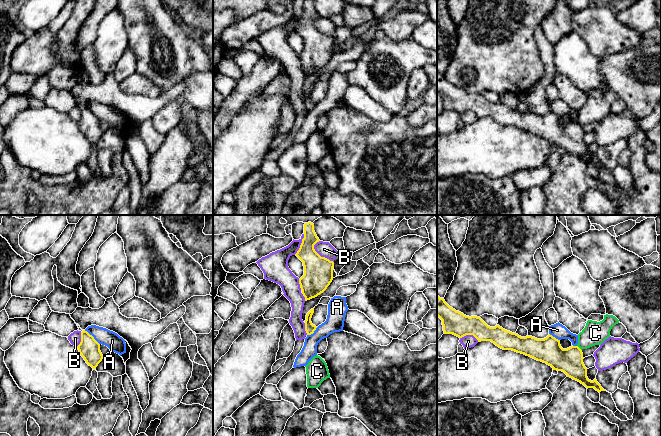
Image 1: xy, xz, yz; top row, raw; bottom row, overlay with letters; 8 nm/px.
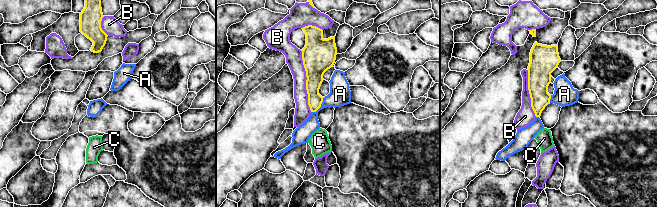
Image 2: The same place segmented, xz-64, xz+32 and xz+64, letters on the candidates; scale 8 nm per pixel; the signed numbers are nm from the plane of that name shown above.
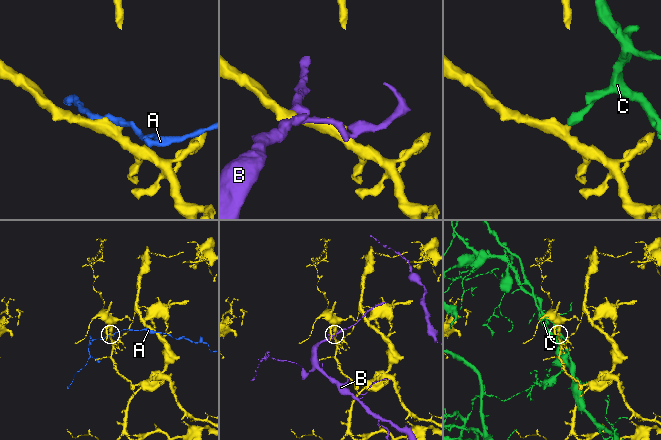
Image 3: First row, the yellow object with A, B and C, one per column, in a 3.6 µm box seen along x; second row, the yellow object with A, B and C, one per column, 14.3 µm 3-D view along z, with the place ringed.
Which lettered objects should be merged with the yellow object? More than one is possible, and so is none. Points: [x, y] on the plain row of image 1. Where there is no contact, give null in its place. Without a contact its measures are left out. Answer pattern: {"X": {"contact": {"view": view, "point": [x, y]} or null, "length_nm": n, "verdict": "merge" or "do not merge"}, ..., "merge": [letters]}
{"A": {"contact": {"view": "xy", "point": [92, 112]}, "length_nm": 170, "verdict": "do not merge"}, "B": {"contact": {"view": "xz", "point": [319, 31]}, "length_nm": 220, "verdict": "do not merge"}, "C": {"contact": {"view": "yz", "point": [579, 124]}, "length_nm": 60, "verdict": "do not merge"}, "merge": []}

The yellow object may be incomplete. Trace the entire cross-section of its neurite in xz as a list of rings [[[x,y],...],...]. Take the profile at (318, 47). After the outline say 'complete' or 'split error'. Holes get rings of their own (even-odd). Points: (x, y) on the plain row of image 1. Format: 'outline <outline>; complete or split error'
outline [[[304,0],[304,14],[295,30],[304,42],[304,51],[299,55],[305,77],[323,69],[333,56],[334,38],[321,33],[314,25],[319,18],[314,0]]]; complete

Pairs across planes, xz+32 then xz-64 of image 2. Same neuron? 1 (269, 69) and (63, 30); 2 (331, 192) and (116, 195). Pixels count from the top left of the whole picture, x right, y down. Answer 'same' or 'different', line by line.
1: different
2: same

